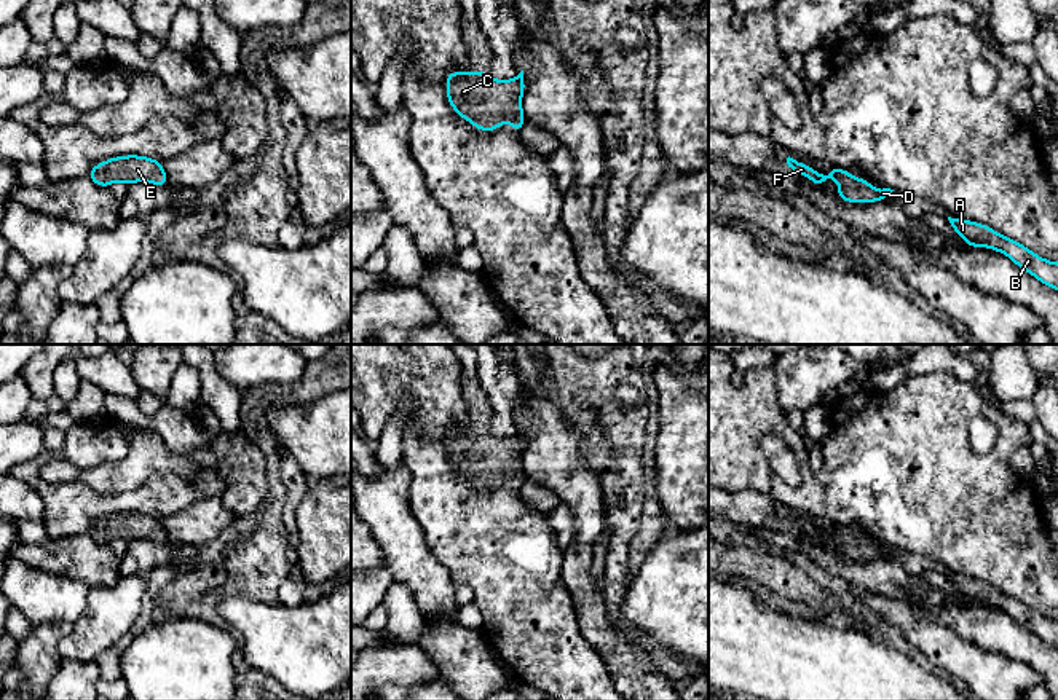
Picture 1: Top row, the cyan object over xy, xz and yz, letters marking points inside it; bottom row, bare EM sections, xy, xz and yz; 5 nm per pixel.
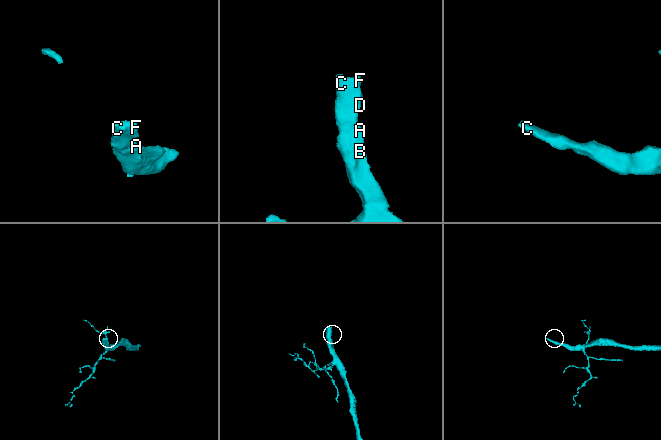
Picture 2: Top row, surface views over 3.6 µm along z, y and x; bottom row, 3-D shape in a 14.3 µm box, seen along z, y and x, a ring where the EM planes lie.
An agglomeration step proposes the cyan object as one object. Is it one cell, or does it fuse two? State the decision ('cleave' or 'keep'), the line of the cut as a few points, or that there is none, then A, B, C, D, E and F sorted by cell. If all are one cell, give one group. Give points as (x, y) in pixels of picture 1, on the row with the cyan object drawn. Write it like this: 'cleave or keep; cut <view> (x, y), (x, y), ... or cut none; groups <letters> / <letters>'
keep; cut none; groups A B C D E F

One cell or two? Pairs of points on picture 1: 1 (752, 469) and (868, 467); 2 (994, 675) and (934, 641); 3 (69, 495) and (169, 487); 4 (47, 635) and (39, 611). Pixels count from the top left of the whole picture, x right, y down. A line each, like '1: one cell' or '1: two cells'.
1: one cell
2: one cell
3: one cell
4: two cells

